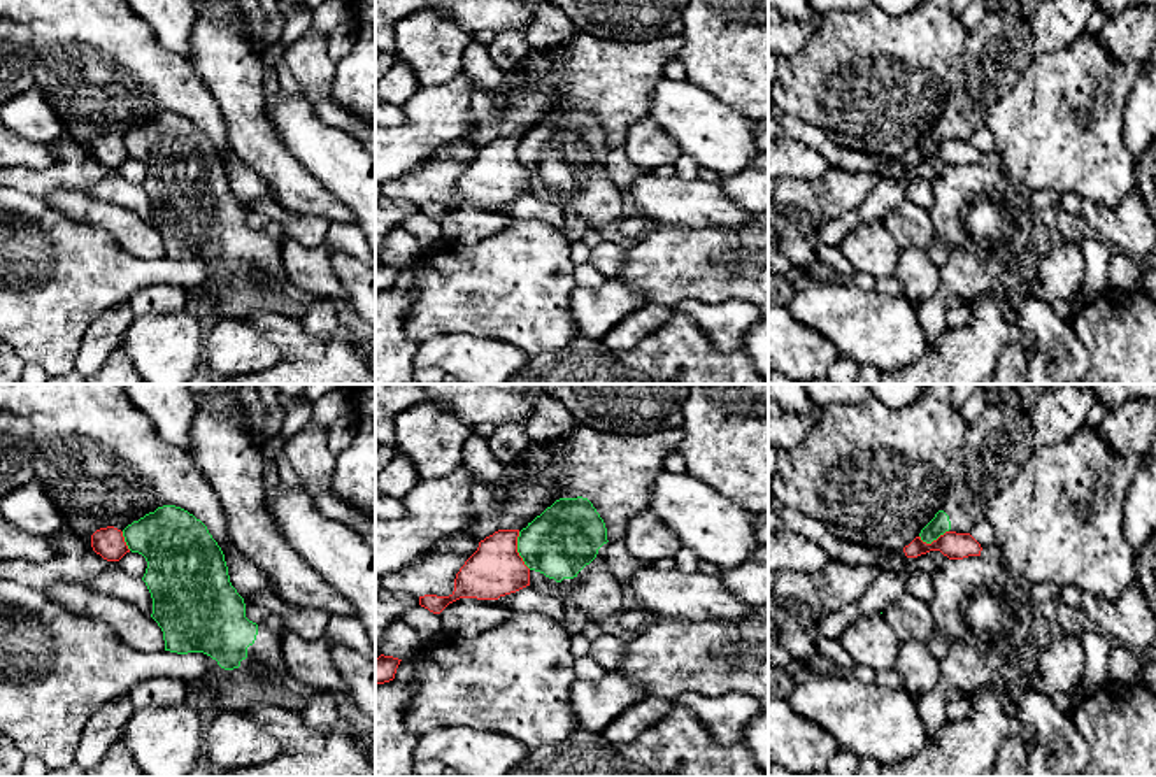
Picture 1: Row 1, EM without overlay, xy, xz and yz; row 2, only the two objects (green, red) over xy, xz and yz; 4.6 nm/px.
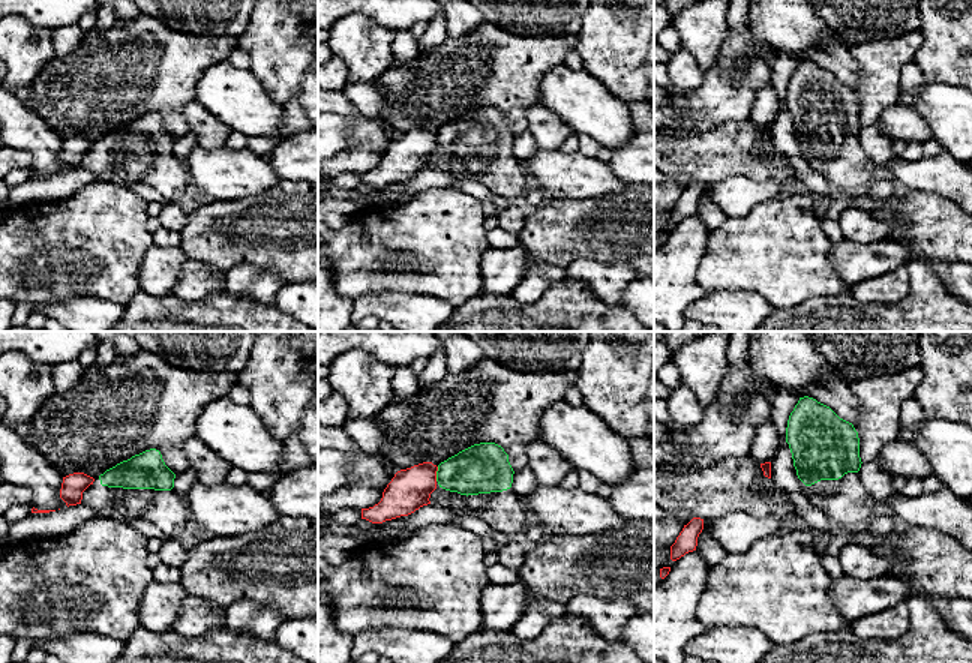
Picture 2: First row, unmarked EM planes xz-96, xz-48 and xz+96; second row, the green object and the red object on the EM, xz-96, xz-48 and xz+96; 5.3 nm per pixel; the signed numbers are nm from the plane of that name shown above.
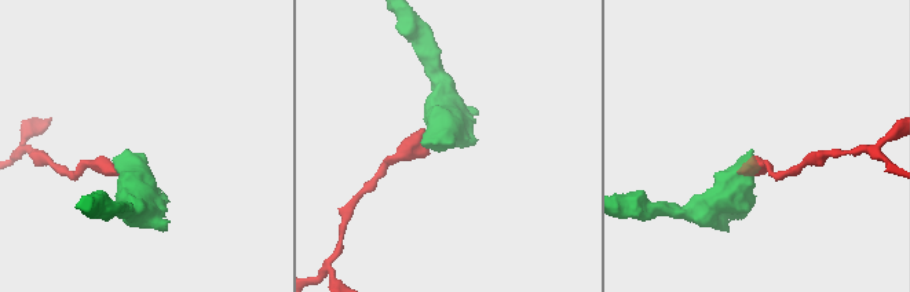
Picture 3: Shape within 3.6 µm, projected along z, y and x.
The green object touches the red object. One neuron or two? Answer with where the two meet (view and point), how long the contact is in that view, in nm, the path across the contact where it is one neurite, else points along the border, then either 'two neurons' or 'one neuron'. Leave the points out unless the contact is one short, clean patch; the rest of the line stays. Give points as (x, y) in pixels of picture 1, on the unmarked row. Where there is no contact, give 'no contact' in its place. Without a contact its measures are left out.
meets green in xz at (518, 158); contact 190 nm long; border along xz (518, 139), (518, 162), (530, 176); two neurons

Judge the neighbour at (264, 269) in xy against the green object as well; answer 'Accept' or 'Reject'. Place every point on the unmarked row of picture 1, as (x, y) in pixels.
Accept

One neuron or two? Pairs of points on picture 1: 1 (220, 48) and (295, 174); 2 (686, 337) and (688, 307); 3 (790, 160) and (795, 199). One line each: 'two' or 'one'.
1: one
2: two
3: two

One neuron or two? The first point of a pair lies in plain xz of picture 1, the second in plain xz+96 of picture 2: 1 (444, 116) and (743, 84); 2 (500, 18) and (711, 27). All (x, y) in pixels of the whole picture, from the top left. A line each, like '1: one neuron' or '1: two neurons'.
1: one neuron
2: two neurons

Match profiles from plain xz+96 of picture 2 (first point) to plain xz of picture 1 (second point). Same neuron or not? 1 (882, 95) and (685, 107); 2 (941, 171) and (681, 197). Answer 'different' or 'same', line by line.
1: different
2: same

